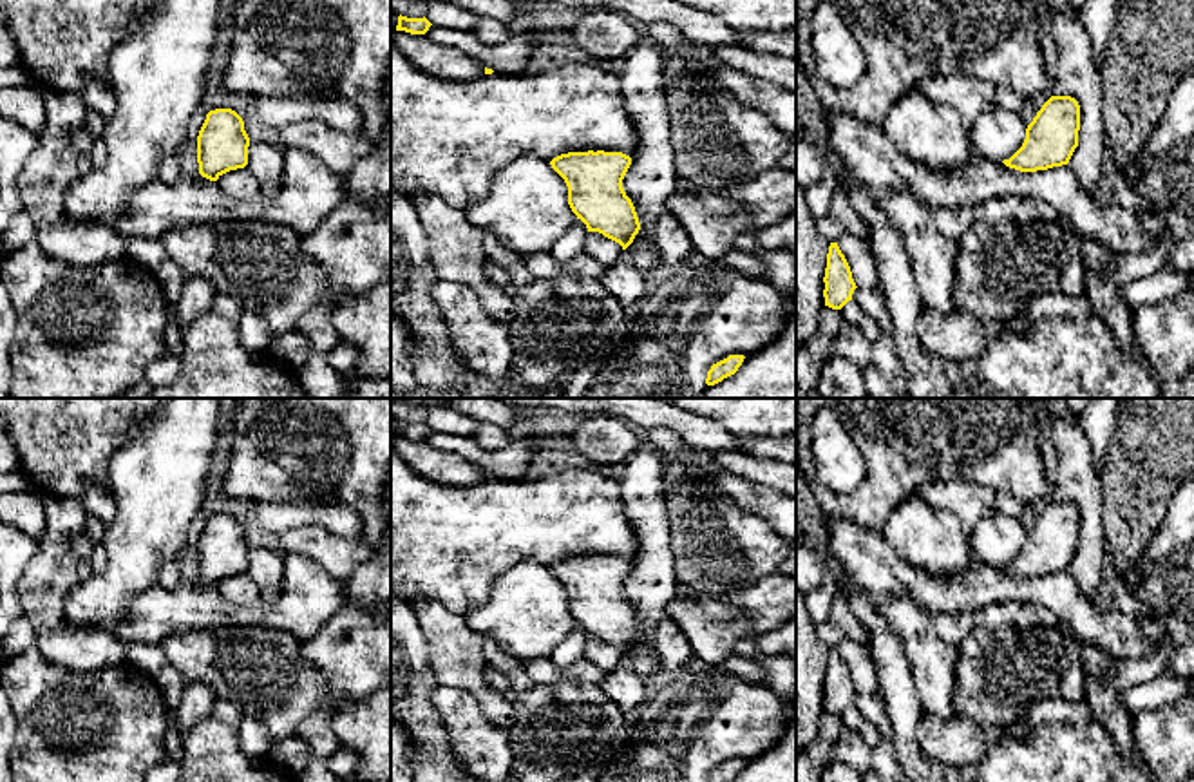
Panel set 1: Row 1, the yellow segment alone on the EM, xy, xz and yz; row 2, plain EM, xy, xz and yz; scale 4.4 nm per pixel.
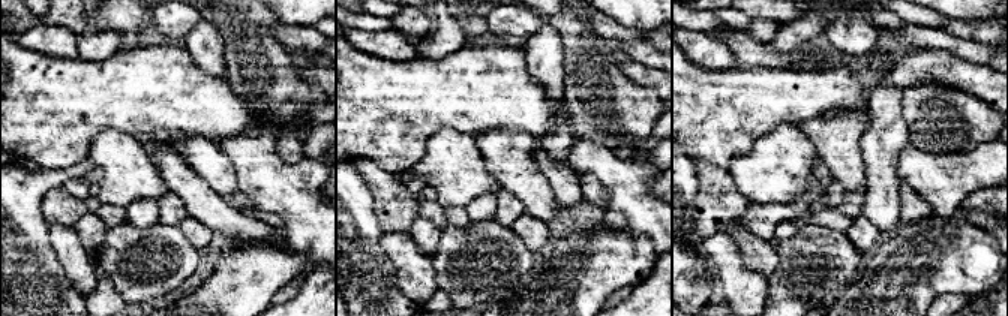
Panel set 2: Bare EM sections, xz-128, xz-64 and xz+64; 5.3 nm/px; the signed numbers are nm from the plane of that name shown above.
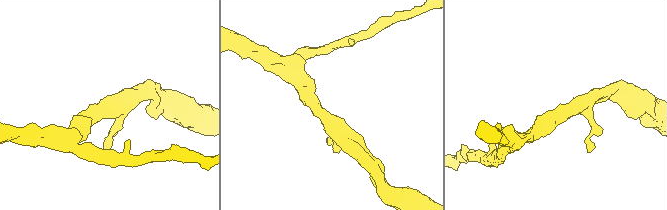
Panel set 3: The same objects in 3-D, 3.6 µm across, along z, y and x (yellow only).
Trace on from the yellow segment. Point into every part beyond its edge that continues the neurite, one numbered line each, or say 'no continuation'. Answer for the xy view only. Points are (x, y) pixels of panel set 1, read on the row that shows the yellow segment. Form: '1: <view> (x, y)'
no continuation

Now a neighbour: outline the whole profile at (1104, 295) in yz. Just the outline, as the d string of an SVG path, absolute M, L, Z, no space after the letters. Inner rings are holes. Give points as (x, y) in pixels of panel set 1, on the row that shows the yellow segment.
M1082 239L1084 295L1091 304L1093 315L1104 320L1114 335L1118 351L1127 357L1140 357L1132 333L1132 310L1123 302L1122 288L1104 272L1094 270L1098 264L1105 264L1113 253L1111 248L1093 239Z

